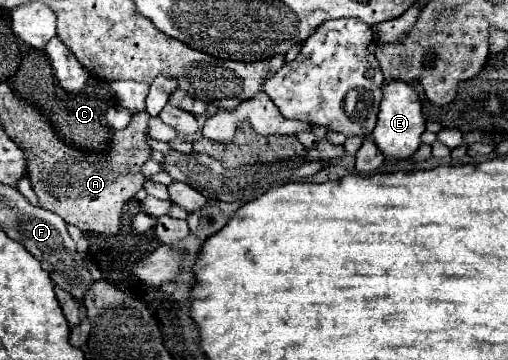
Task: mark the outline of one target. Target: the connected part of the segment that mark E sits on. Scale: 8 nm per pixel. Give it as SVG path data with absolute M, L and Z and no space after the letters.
M399 80L385 82L377 126L371 132L371 138L377 144L377 148L381 150L381 154L385 158L395 158L395 160L411 158L417 152L417 148L421 146L423 132L425 132L425 120L421 114L421 102L419 102L417 92L409 84L399 82Z

